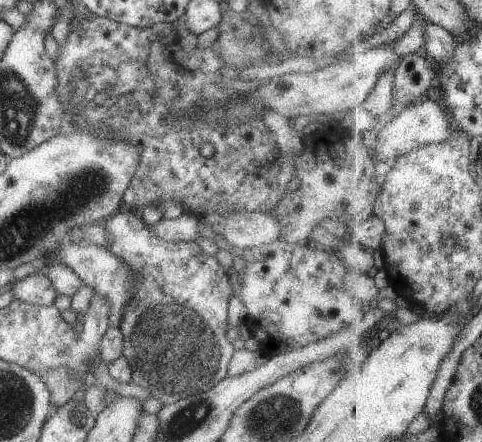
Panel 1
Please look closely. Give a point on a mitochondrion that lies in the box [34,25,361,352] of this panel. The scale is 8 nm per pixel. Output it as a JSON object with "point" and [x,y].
{"point":[107,92]}

